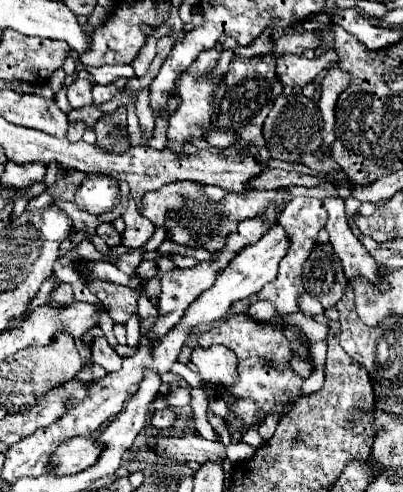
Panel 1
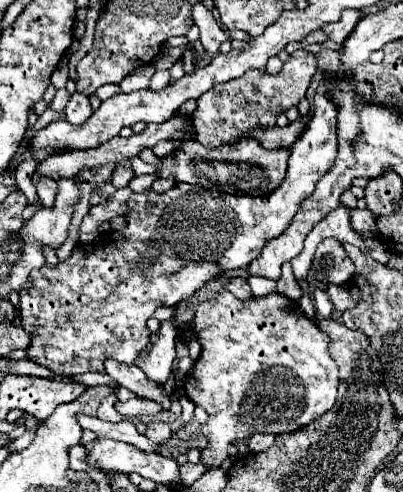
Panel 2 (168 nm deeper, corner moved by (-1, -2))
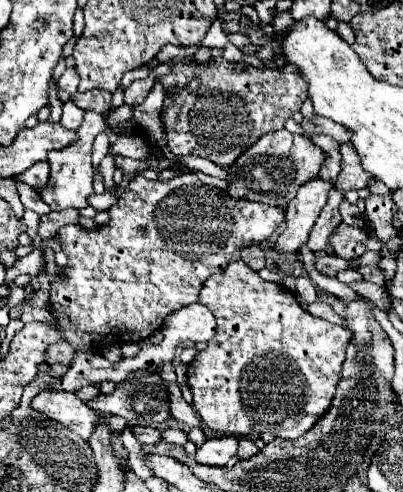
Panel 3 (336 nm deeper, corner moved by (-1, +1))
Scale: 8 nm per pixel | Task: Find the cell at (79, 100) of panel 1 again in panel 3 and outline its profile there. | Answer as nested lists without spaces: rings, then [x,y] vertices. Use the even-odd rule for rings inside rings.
[[[71,100],[63,104],[63,116],[61,116],[61,126],[69,128],[69,130],[77,130],[79,124],[83,120],[83,110],[77,108]]]

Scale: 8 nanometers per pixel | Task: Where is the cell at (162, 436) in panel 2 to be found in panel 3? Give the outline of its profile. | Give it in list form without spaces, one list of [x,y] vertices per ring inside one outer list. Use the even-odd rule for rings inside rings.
[[[127,424],[127,426],[133,430],[133,434],[137,436],[137,440],[141,444],[157,444],[161,440],[161,432],[151,428],[151,426],[147,426],[147,428],[141,428],[141,426],[135,426],[135,424]]]

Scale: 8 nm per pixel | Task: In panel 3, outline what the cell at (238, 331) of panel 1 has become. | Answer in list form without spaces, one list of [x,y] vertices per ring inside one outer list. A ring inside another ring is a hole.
[[[243,260],[231,262],[221,274],[213,274],[205,282],[199,304],[209,308],[217,320],[215,336],[187,370],[193,408],[203,424],[211,430],[225,430],[225,434],[241,436],[271,432],[281,438],[299,438],[311,430],[331,406],[335,388],[341,380],[341,366],[345,362],[351,330],[311,316],[287,288],[261,280]]]

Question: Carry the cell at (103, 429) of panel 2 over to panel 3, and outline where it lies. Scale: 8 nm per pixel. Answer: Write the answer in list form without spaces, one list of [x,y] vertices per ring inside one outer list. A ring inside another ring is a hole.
[[[39,392],[31,404],[35,410],[47,414],[51,420],[61,422],[85,440],[89,440],[99,420],[97,412],[69,392]]]

